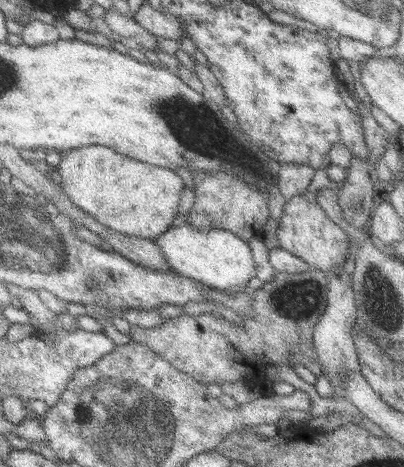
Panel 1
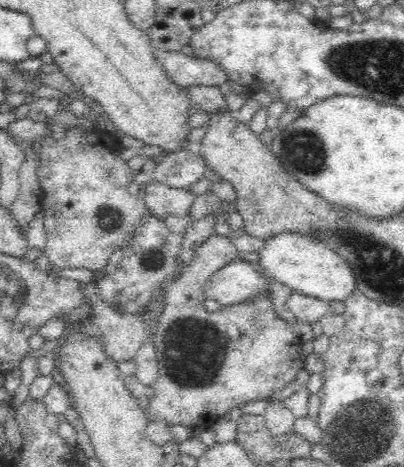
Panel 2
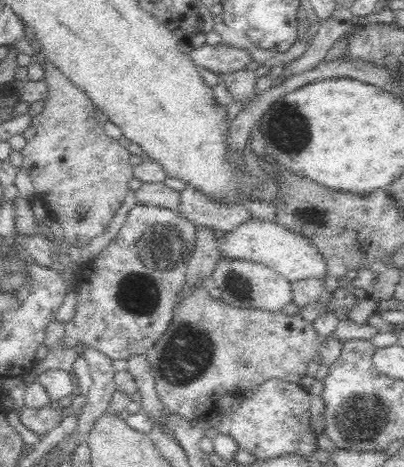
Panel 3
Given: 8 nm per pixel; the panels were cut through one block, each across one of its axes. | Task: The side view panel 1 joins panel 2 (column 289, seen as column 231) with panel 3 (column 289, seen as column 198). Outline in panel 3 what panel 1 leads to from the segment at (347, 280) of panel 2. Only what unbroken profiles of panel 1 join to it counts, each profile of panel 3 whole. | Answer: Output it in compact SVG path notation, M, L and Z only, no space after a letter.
M250 216L236 228L224 230L222 238L220 240L216 238L216 248L218 248L220 260L246 260L252 264L262 264L262 266L274 268L280 276L284 276L290 282L308 278L308 276L324 280L326 266L316 244L310 238L278 224L276 220L260 220Z

